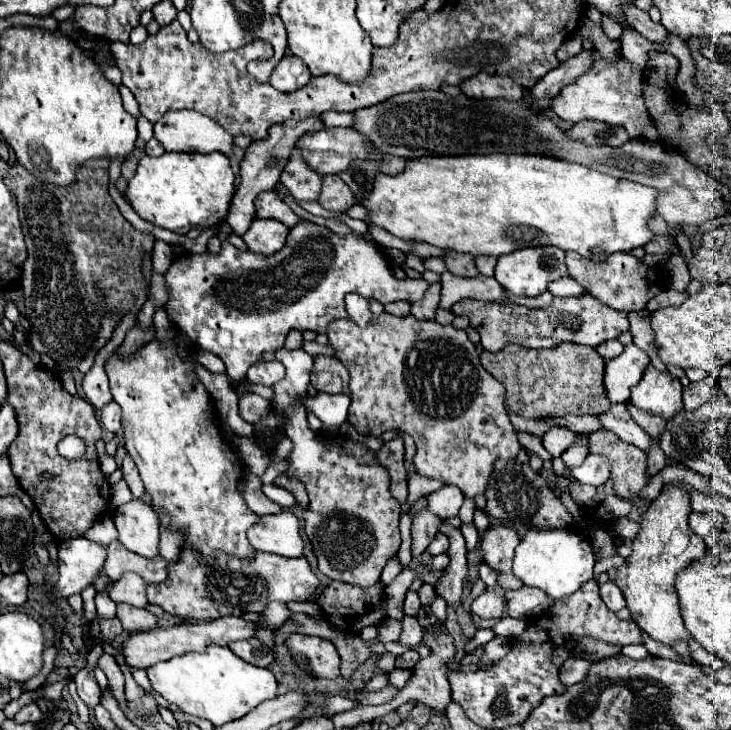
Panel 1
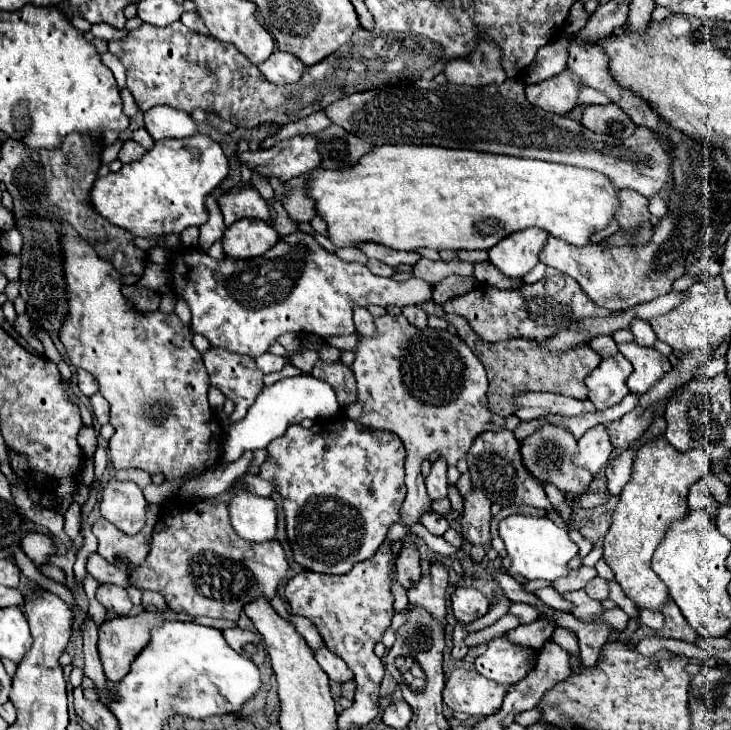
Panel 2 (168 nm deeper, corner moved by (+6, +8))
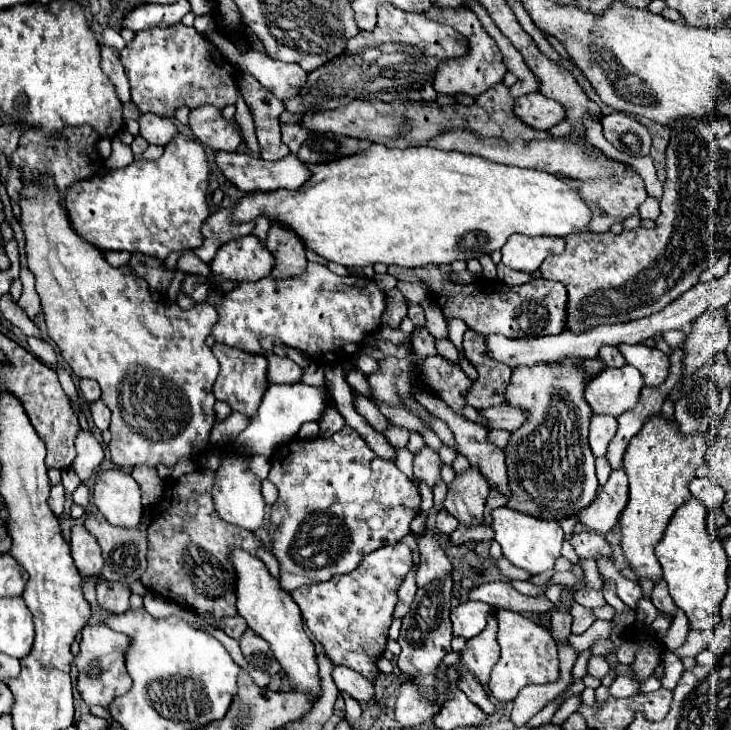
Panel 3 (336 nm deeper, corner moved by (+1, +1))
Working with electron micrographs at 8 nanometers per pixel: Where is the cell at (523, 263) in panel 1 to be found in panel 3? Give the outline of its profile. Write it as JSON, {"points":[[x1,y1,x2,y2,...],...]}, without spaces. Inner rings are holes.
{"points":[[513,234,509,242,501,248,503,264,521,272,535,272,547,256,563,254,565,240,555,236,525,238,523,234]]}

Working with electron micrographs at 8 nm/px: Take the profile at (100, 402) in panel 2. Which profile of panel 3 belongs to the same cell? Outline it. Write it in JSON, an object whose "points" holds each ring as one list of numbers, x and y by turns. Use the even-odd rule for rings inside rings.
{"points":[[97,400,97,402,89,404,89,410,91,410,91,418,93,418,95,426,97,426,101,432,107,430,107,428,109,428,109,418,111,418,109,408,107,408,101,400]]}

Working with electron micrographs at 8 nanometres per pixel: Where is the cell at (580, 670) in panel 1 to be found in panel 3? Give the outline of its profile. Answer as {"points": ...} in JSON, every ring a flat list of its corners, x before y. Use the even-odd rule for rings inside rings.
{"points":[[555,608,553,614,551,614,551,628,553,628,553,638,559,640,559,642,565,642,571,634,571,622,573,622,573,616,569,610,565,608]]}

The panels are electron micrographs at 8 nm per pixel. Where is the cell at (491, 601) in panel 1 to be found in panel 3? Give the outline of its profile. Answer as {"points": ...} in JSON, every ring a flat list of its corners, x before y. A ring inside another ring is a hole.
{"points":[[461,602,457,608,453,608,453,636,461,636,465,640,471,640,473,636,477,636,487,622,487,614,491,612,491,608,483,602]]}

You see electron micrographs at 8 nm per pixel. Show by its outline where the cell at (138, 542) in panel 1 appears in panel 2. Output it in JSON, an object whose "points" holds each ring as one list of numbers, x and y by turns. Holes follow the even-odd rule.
{"points":[[110,481,102,489,100,513,126,535,136,535,146,525,146,499,136,483]]}

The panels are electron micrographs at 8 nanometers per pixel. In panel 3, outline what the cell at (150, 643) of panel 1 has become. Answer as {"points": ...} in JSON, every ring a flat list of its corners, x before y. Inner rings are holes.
{"points":[[87,624,83,628,83,638,79,646,79,654,75,666,79,670,77,690,81,700,87,706,103,706,107,708,113,698,125,694,131,688,131,678,125,670,125,650,129,648,129,638,111,630,105,624]]}

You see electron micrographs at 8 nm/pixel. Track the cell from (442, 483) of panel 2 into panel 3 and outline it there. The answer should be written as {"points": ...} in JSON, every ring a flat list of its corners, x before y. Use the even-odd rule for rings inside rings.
{"points":[[423,446,419,452,413,454,413,472,415,472,415,476,425,480,431,488,439,480,439,466,441,466,439,454,429,446]]}

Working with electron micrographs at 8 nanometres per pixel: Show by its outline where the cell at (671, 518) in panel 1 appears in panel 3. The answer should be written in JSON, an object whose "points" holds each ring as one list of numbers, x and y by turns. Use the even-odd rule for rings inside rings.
{"points":[[661,414,649,416,639,434,627,446,623,458,623,470,629,478,629,504,619,520,623,532,623,554,629,560,629,568,637,570,639,576,647,576,653,582,661,578,661,566,653,554,655,542,663,538,667,522,673,512,691,496,689,482,695,478,695,470,705,464,705,438,695,434,681,434,675,420,667,420]]}

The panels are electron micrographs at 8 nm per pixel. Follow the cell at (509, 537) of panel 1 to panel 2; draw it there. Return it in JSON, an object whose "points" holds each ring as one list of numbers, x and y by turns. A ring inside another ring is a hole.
{"points":[[472,491,468,497,464,497,464,513,460,517,462,525,462,537,478,547,488,547,492,541,490,535,490,499,486,495,480,495,480,491]]}

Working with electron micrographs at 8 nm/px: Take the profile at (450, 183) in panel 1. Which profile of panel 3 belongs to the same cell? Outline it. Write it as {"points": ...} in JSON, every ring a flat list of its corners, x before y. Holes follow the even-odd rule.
{"points":[[371,144,361,154,323,164,307,164,307,168,311,170,311,178,299,190,257,192,239,198,241,202,237,200,233,206,233,220,253,222,265,214,269,222,279,222,295,232,305,248,345,268,373,266,377,262,421,268,427,264,439,266,455,260,471,260,501,250,511,234,565,238,571,232,587,232,591,218,589,206,585,206,585,202,577,198,577,192,557,176,493,164,481,156,467,156,461,152,443,152,435,148,391,150,381,144]]}

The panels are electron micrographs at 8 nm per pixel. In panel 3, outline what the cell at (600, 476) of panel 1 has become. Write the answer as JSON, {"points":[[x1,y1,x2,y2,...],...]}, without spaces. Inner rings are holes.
{"points":[[593,414,589,426,589,446,595,456,605,456,605,450,617,430,617,420,609,414]]}

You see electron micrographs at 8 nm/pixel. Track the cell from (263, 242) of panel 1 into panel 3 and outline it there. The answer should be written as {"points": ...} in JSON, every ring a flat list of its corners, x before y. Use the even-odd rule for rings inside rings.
{"points":[[253,234,237,238,217,250,215,260,211,262,209,280,219,284,223,280,231,282,257,282,259,278,269,276,273,270,273,256,267,252]]}

